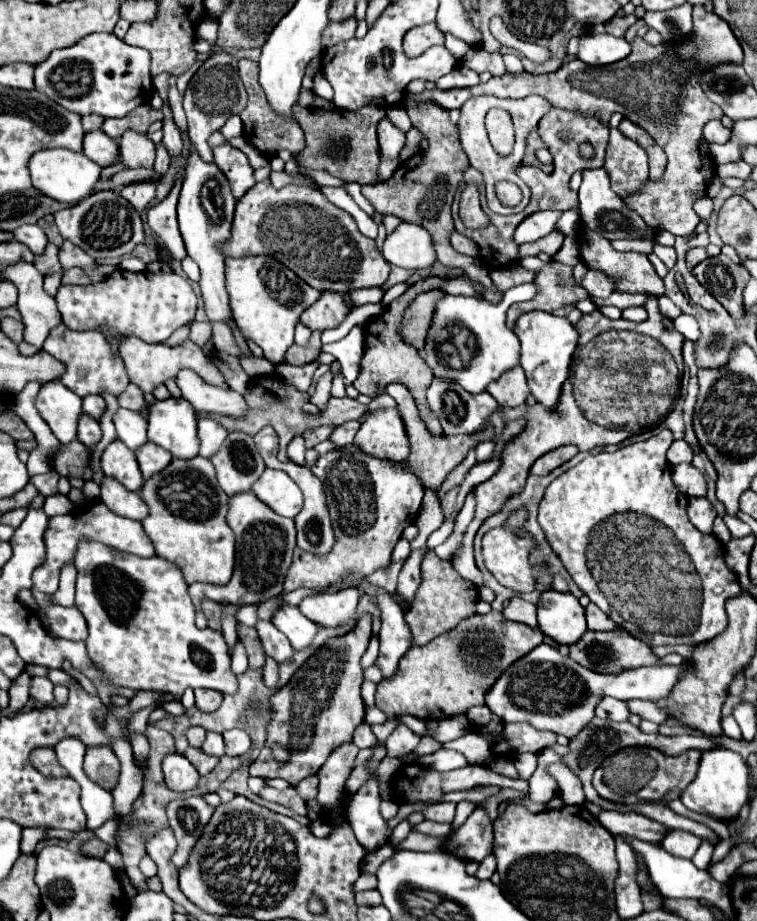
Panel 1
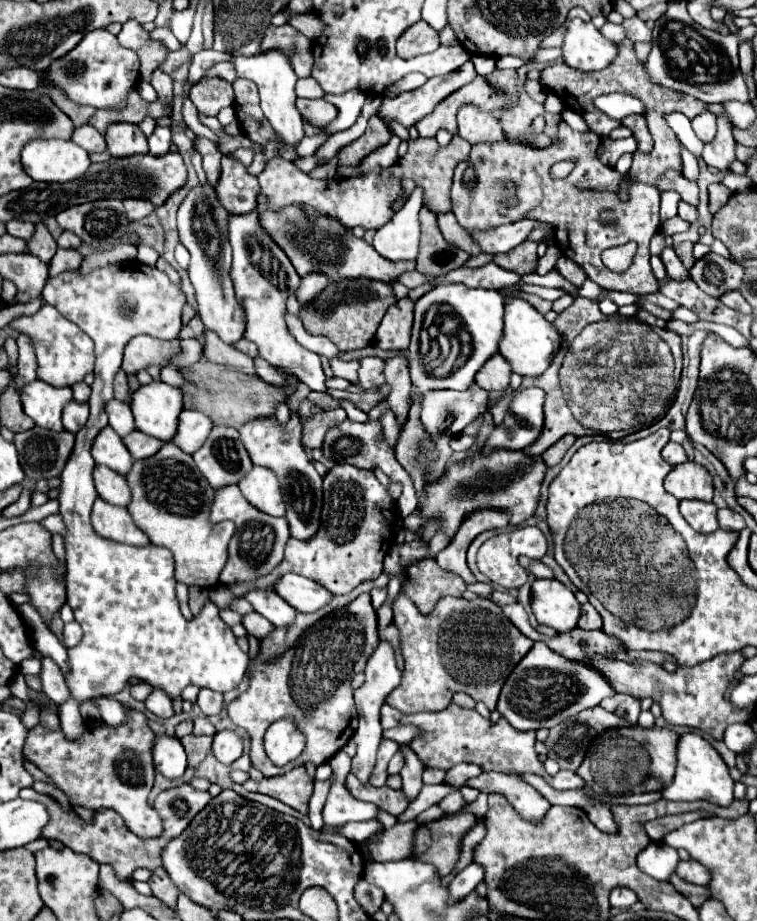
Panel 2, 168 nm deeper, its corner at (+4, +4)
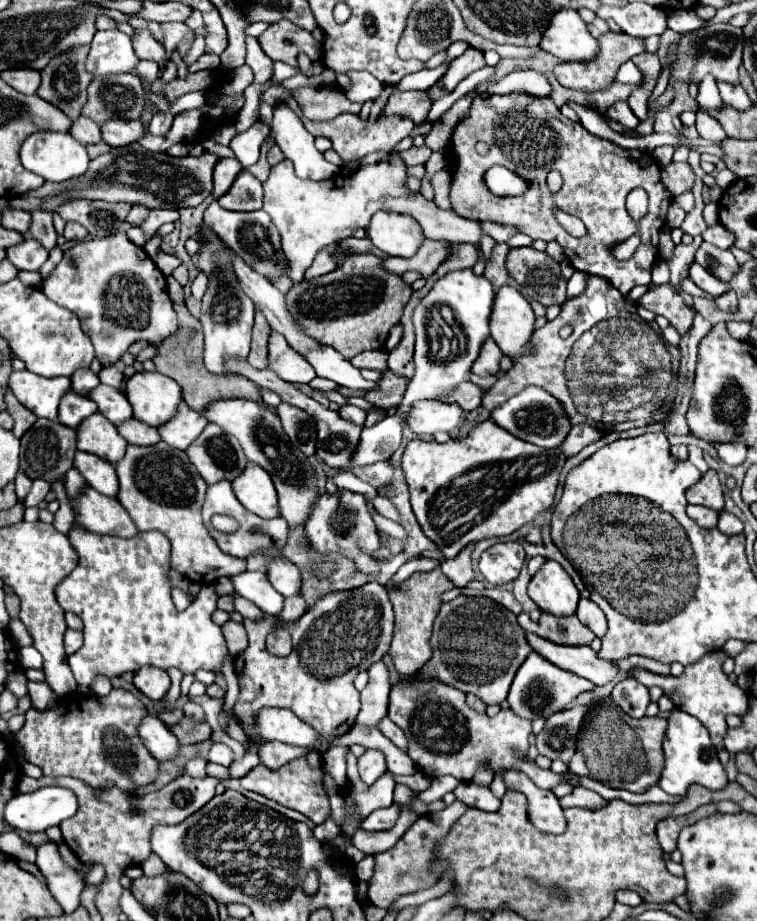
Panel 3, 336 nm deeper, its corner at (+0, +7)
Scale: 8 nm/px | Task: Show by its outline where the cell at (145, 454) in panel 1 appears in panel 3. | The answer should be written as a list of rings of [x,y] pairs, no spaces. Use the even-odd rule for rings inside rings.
[[[128,419],[118,425],[118,433],[132,445],[156,445],[160,441],[158,431],[138,419]]]

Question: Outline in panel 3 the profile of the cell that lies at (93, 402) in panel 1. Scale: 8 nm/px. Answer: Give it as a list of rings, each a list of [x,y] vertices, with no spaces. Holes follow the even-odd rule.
[[[76,369],[70,379],[72,379],[72,391],[78,395],[88,395],[90,389],[94,389],[100,383],[98,375],[92,373],[90,369]]]

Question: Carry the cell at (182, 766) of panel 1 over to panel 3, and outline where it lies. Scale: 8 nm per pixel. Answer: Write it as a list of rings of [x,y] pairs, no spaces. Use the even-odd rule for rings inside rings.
[[[152,715],[140,721],[138,737],[146,745],[146,749],[152,753],[152,757],[156,757],[158,761],[176,757],[180,749],[180,743],[174,737],[174,733],[170,733],[170,729],[158,717],[152,717]]]

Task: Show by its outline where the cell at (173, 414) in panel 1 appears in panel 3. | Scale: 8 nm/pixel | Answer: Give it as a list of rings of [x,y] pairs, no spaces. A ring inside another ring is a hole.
[[[134,373],[126,381],[126,397],[134,409],[134,417],[152,427],[164,425],[174,417],[182,401],[180,385],[162,373]]]

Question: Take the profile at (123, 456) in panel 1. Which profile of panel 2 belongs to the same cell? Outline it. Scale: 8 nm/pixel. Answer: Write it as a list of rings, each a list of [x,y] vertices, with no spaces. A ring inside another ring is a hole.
[[[106,426],[100,432],[100,436],[94,440],[92,458],[96,460],[96,464],[108,466],[122,476],[126,476],[130,472],[132,462],[134,462],[128,448],[122,442],[122,438],[110,426]]]

